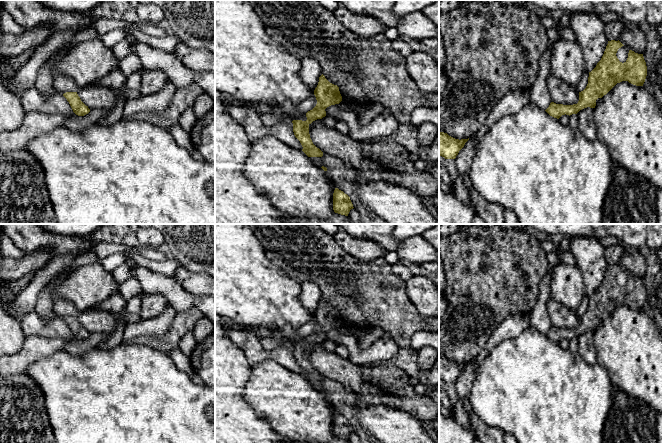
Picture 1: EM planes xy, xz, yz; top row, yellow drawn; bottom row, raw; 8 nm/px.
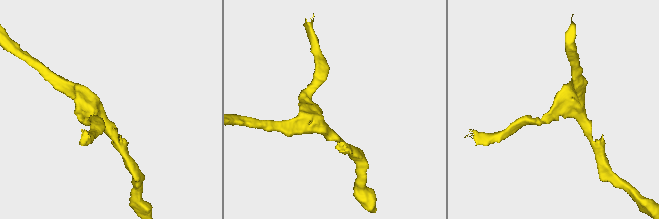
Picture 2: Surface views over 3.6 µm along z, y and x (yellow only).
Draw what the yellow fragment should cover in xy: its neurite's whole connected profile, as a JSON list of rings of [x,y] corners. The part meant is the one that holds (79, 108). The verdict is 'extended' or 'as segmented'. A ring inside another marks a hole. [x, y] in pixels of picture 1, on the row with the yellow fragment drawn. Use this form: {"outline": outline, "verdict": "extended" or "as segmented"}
{"outline": [[[66,92],[63,96],[67,99],[76,115],[84,116],[90,112],[90,109],[81,101],[77,92]]], "verdict": "as segmented"}

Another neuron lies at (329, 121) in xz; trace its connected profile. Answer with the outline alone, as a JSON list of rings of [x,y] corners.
[[[326,115],[325,117],[322,118],[324,125],[330,129],[335,129],[335,126],[337,124],[338,119],[333,117],[333,116],[329,116]]]

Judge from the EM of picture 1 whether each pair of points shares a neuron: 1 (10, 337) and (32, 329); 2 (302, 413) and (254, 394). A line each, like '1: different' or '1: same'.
1: different
2: same

